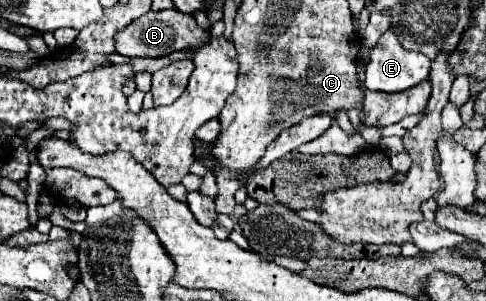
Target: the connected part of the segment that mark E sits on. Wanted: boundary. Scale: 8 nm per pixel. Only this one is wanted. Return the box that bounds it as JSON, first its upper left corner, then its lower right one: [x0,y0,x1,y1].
[365,31,431,93]

